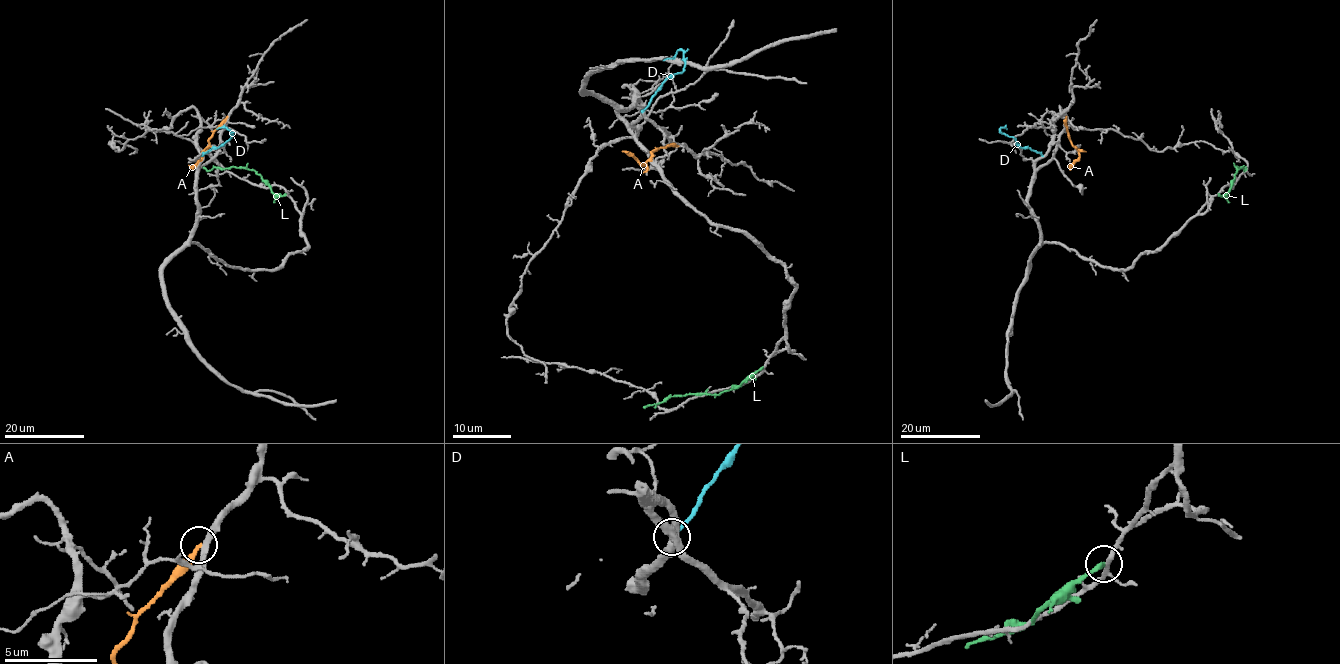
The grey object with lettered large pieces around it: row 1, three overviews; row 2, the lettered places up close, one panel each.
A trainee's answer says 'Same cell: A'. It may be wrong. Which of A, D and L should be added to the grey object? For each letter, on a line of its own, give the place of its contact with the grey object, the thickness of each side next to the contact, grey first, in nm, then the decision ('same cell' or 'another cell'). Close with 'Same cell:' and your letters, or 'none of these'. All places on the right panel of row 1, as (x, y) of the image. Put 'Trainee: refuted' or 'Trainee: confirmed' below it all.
A: meets grey at (1066, 116); 320 nm thick on the grey side, 260 nm on the other; another cell
D: meets grey at (1042, 156); 400 nm thick on the grey side, 220 nm on the other; another cell
L: meets grey at (1218, 194); 200 nm thick on the grey side, 280 nm on the other; another cell
Same cell: none of these
Trainee: refuted

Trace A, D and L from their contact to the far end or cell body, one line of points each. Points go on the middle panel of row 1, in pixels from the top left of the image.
A: (677, 145), (654, 150), (642, 166), (622, 151)
D: (642, 112), (664, 81), (684, 68), (681, 50), (671, 58), (662, 60)
L: (762, 367), (749, 374), (739, 386), (716, 395), (668, 396), (662, 402), (644, 408)

